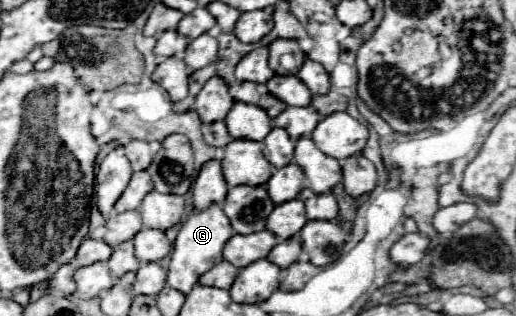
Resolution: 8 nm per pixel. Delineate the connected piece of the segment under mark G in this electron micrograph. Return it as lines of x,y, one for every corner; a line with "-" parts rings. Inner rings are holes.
213,203
209,209
205,211
199,211
199,213
193,213
179,229
179,235
173,243
173,253
171,253
171,263
169,263
169,269
167,269
167,285
189,295
191,293
191,287
199,281
199,277
209,271
215,263
219,263
223,257
221,257
221,251
225,247
225,243
233,237
233,227
229,225
229,219
225,217
223,209

